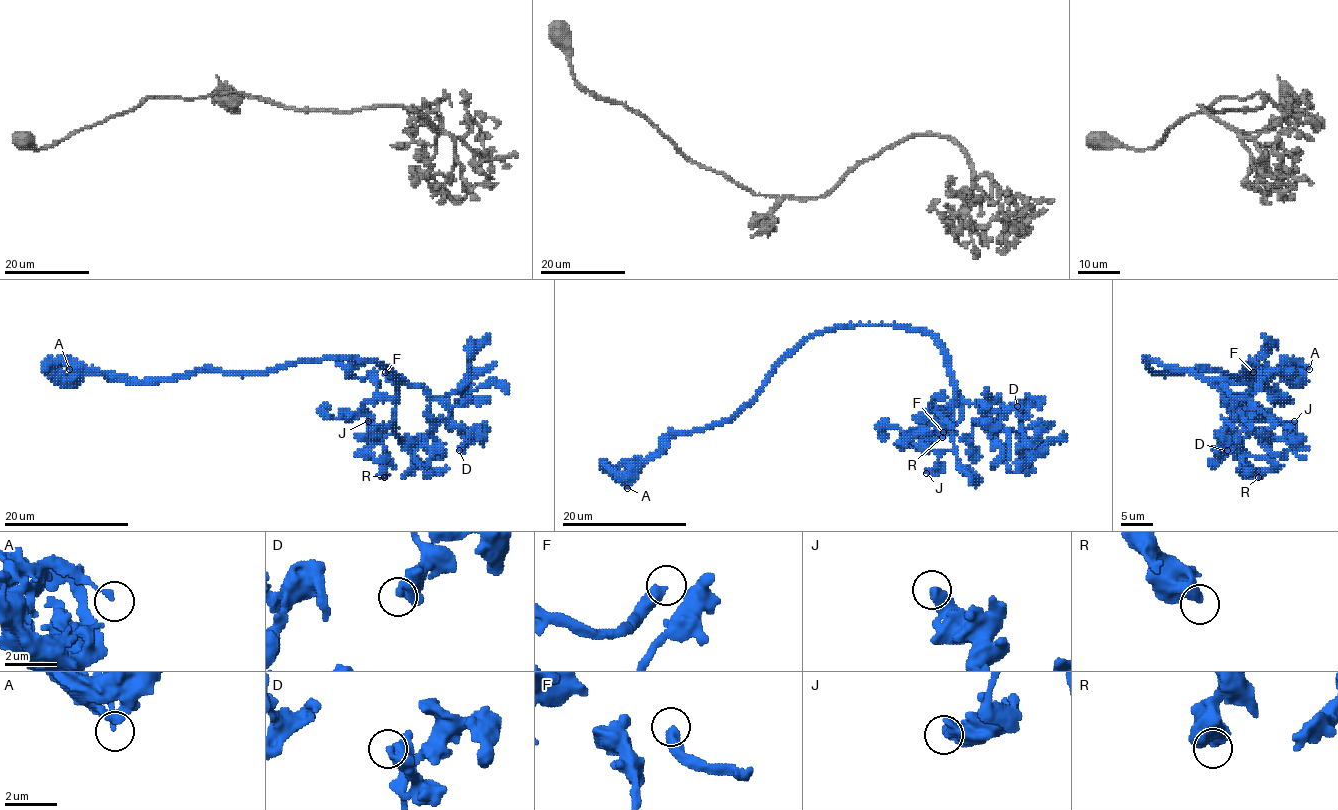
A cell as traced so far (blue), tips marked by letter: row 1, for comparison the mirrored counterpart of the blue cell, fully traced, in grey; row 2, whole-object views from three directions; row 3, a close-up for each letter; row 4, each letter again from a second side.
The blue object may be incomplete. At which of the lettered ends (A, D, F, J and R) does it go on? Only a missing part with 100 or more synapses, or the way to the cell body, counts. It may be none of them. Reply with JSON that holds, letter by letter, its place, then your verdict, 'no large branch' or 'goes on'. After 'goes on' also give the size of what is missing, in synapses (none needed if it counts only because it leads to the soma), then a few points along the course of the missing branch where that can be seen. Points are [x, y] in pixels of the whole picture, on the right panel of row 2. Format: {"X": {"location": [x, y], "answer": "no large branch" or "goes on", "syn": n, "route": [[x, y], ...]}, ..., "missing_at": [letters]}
{"A": {"location": [1309, 369], "answer": "no large branch"}, "D": {"location": [1227, 450], "answer": "no large branch"}, "F": {"location": [1253, 372], "answer": "goes on", "syn": 300, "route": [[1253, 372], [1273, 353], [1295, 352], [1302, 346], [1316, 347], [1313, 363], [1325, 371]]}, "J": {"location": [1294, 421], "answer": "no large branch"}, "R": {"location": [1258, 477], "answer": "no large branch"}, "missing_at": ["F"]}

